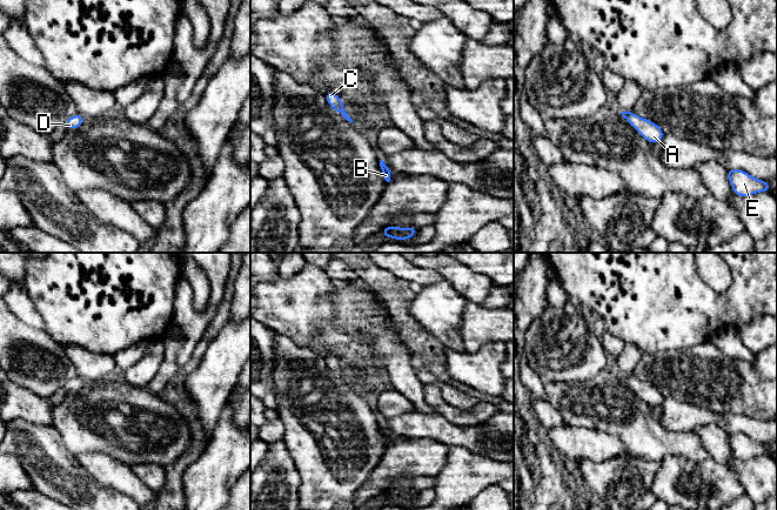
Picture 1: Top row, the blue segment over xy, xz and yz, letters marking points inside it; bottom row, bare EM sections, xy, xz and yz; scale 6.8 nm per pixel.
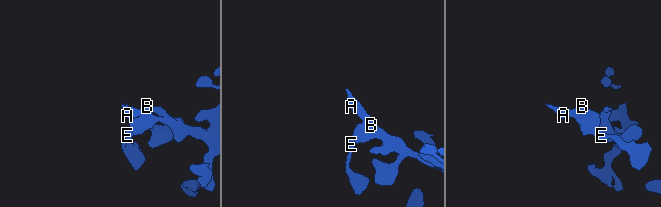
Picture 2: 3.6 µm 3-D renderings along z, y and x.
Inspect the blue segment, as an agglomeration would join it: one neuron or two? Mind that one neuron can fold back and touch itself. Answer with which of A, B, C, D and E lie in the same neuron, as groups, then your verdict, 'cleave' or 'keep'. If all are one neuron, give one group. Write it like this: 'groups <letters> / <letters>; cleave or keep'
groups A B C D E; keep

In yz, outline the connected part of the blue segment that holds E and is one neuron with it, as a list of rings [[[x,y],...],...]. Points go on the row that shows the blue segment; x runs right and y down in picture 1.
[[[729,169],[726,175],[736,196],[746,197],[755,193],[771,190],[771,186],[766,181],[755,179],[744,170]]]

